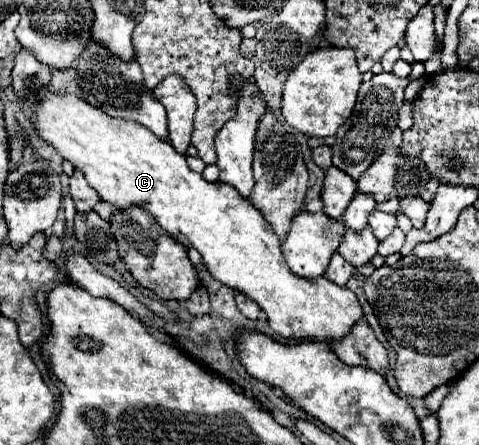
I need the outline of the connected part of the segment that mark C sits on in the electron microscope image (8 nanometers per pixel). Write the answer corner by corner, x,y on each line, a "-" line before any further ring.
45,92
37,106
33,108
33,126
37,136
55,148
65,160
69,160
75,168
85,172
87,182
97,190
101,200
113,204
115,208
127,206
141,206
155,216
159,226
173,236
185,248
195,248
201,254
203,264
207,266
209,274
251,296
261,310
267,314
267,322
281,338
293,340
341,340
349,330
351,324
363,318
363,310
349,288
341,288
331,284
325,276
319,278
301,278
293,274
281,254
281,242
275,236
273,228
263,220
263,214
249,202
239,196
229,184
211,184
199,172
193,172
187,166
183,154
175,152
169,142
159,140
155,134
147,132
147,128
125,122
121,118
111,118
101,108
91,106
87,100
81,100
75,94
59,94
59,92

